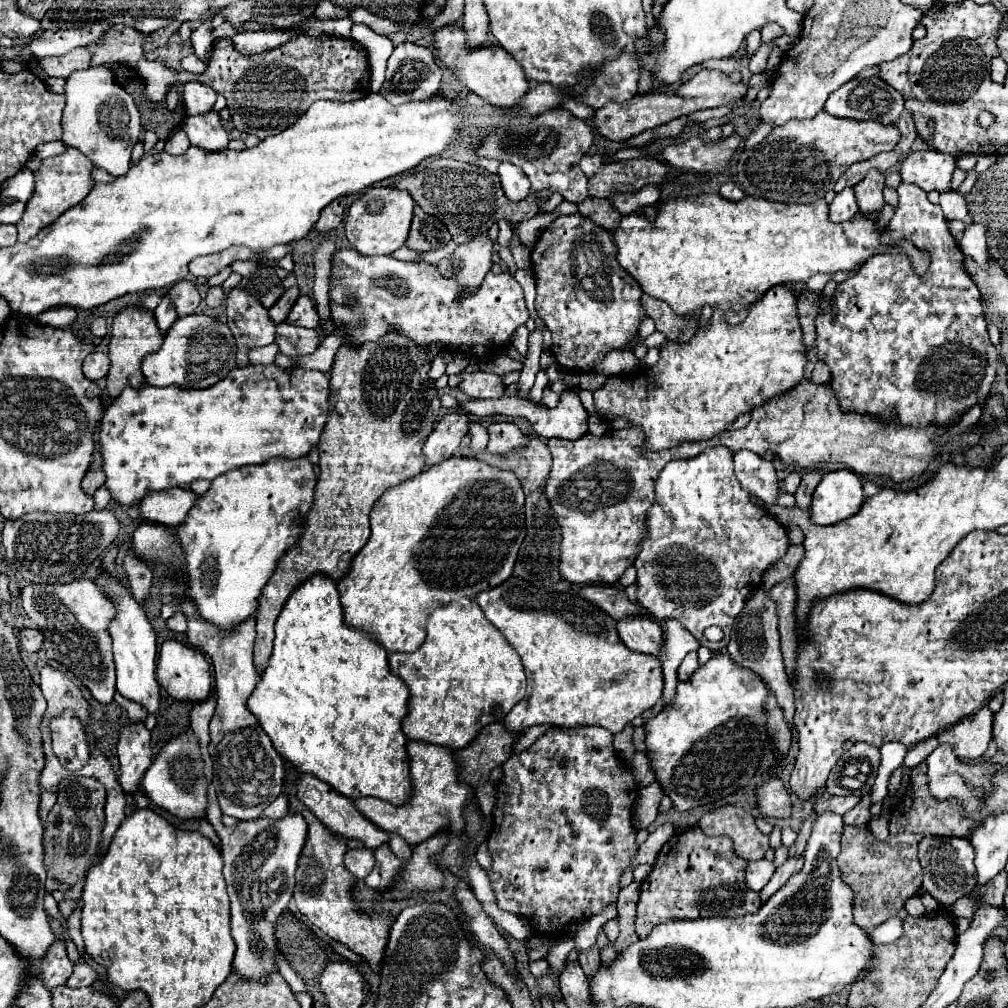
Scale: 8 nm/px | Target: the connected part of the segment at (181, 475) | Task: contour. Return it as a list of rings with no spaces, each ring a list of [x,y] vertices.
[[[275,364],[235,368],[225,380],[203,390],[187,390],[179,386],[157,388],[149,384],[141,384],[139,388],[125,386],[117,398],[109,400],[101,418],[99,446],[107,476],[105,486],[115,502],[133,508],[147,494],[159,490],[191,486],[195,480],[213,480],[229,470],[247,464],[265,464],[277,456],[307,456],[309,450],[319,442],[329,408],[327,374],[317,370],[293,370],[289,374]]]

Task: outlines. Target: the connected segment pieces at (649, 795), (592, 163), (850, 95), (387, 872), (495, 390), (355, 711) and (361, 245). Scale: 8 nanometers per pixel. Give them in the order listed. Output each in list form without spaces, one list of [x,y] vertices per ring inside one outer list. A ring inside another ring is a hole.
[[[653,782],[653,784],[645,786],[645,788],[641,788],[637,808],[635,808],[637,828],[647,828],[655,820],[663,796],[665,796],[665,790],[663,790],[663,786],[659,782]]]
[[[595,154],[595,156],[583,156],[581,162],[579,162],[579,166],[581,166],[581,170],[583,170],[583,174],[587,178],[593,178],[595,170],[599,170],[599,166],[601,166],[601,156],[599,154]]]
[[[853,78],[827,98],[825,110],[837,118],[849,118],[849,120],[857,120],[857,122],[875,120],[885,126],[891,126],[901,118],[901,112],[905,110],[903,104],[905,104],[903,96],[899,92],[895,92],[891,86],[887,86],[887,82],[883,82],[881,78],[871,78],[871,80]]]
[[[387,844],[375,848],[373,854],[375,854],[375,866],[371,874],[365,878],[365,884],[371,890],[387,890],[401,866],[401,860],[389,850]]]
[[[475,372],[475,374],[463,374],[459,388],[469,398],[501,398],[505,384],[503,384],[503,378],[497,374]]]
[[[313,574],[309,580],[305,580],[285,602],[277,622],[275,622],[275,644],[273,644],[273,654],[269,658],[267,668],[261,672],[261,678],[251,694],[251,698],[247,700],[247,708],[251,708],[251,714],[259,720],[261,728],[265,730],[265,734],[271,738],[275,750],[285,758],[285,762],[305,774],[313,774],[317,778],[321,778],[323,782],[331,784],[339,794],[347,796],[347,798],[359,798],[359,796],[375,796],[375,798],[385,798],[391,804],[403,804],[409,798],[411,792],[411,782],[409,782],[409,756],[405,750],[407,738],[401,730],[401,720],[407,714],[407,698],[409,698],[409,690],[405,686],[405,682],[397,676],[393,676],[389,672],[389,664],[387,664],[387,652],[373,642],[371,636],[363,634],[361,630],[353,630],[347,628],[343,622],[343,610],[341,610],[341,602],[339,602],[339,594],[335,588],[335,582],[323,574]]]
[[[369,188],[361,198],[357,198],[345,220],[345,234],[347,240],[359,254],[377,256],[377,254],[391,254],[393,250],[401,248],[407,240],[411,218],[413,218],[413,198],[407,190],[399,188]]]

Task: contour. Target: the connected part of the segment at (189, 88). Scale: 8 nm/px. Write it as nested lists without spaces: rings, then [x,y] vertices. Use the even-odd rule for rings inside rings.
[[[187,82],[183,86],[183,108],[187,114],[205,114],[213,108],[217,92],[201,82]]]

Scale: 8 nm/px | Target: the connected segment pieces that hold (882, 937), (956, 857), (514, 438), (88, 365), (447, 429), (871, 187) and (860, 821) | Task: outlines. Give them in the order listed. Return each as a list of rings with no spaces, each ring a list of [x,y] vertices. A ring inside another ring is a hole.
[[[889,918],[885,924],[879,924],[875,928],[871,928],[867,934],[871,938],[873,944],[885,944],[885,942],[893,942],[901,936],[901,918]]]
[[[939,836],[923,838],[919,842],[919,860],[925,872],[923,890],[929,892],[943,906],[951,906],[959,898],[967,896],[977,882],[973,858],[975,854],[969,838],[939,838]]]
[[[491,422],[487,434],[489,434],[487,450],[491,454],[503,454],[525,444],[523,432],[511,422]]]
[[[93,352],[83,360],[83,374],[89,380],[101,380],[109,372],[109,358],[103,352]]]
[[[465,412],[445,414],[437,422],[435,430],[429,434],[429,438],[423,446],[425,466],[433,466],[437,462],[451,458],[457,452],[467,430],[469,430],[469,416]]]
[[[871,170],[857,186],[855,196],[859,210],[863,214],[879,214],[883,208],[883,188],[885,188],[885,176],[879,170]]]
[[[865,792],[861,802],[859,802],[859,806],[855,806],[851,812],[847,812],[843,816],[843,822],[849,824],[849,826],[867,826],[867,822],[871,820],[869,806],[871,806],[871,800],[869,800],[869,794]]]

